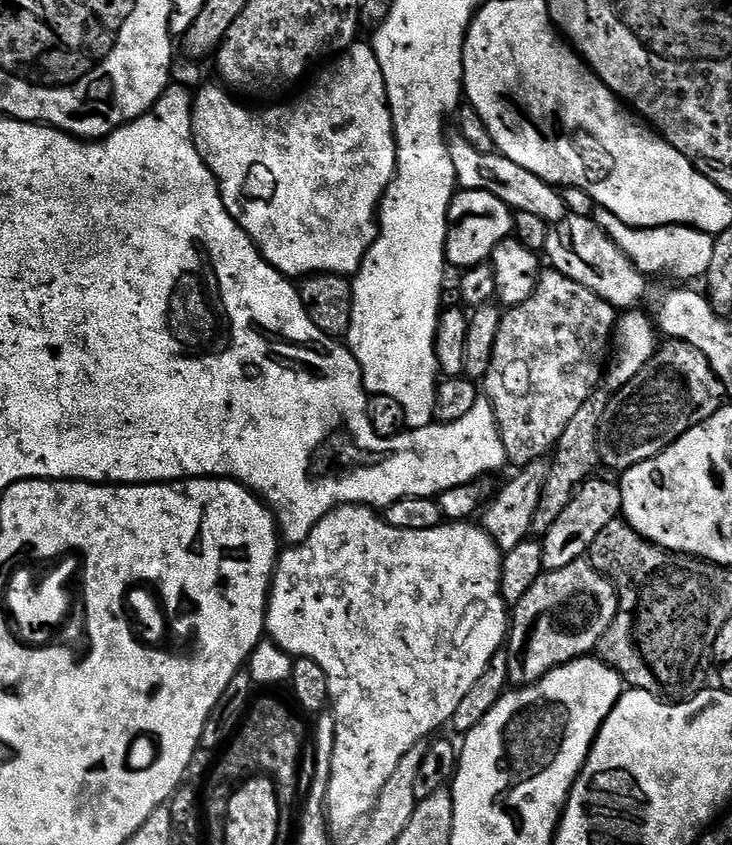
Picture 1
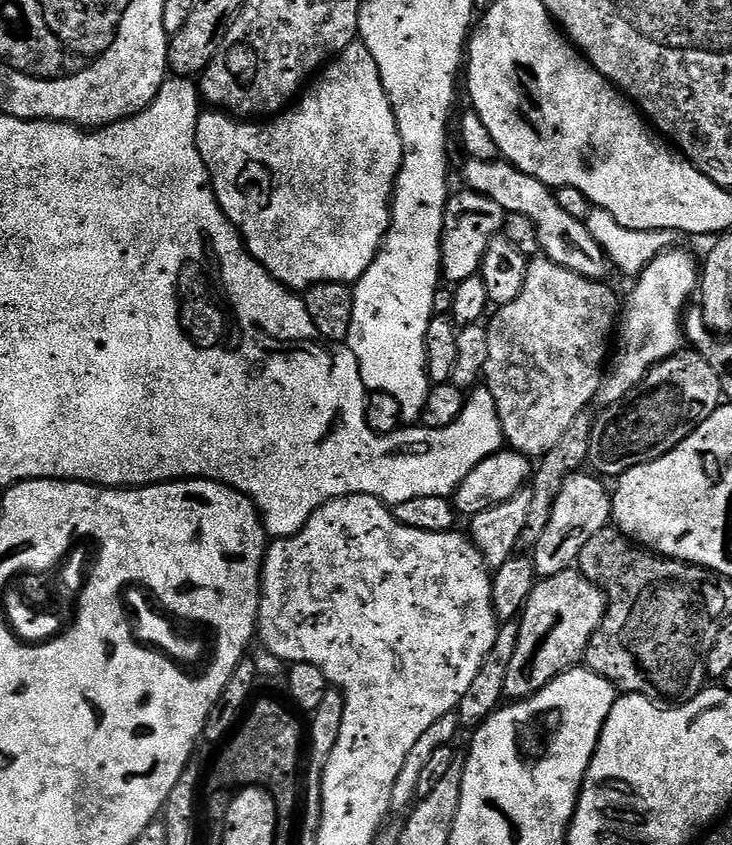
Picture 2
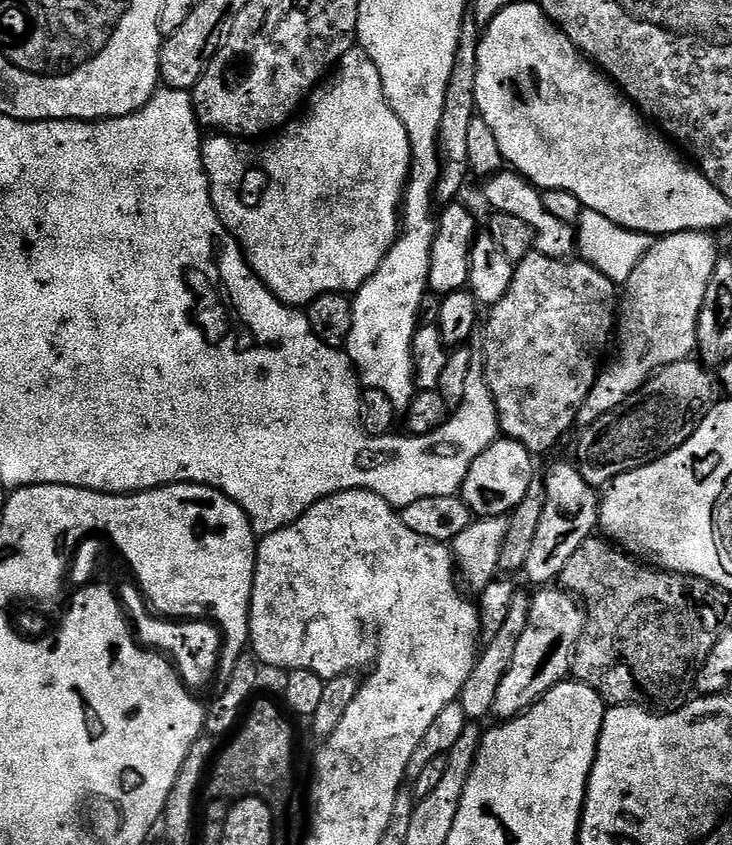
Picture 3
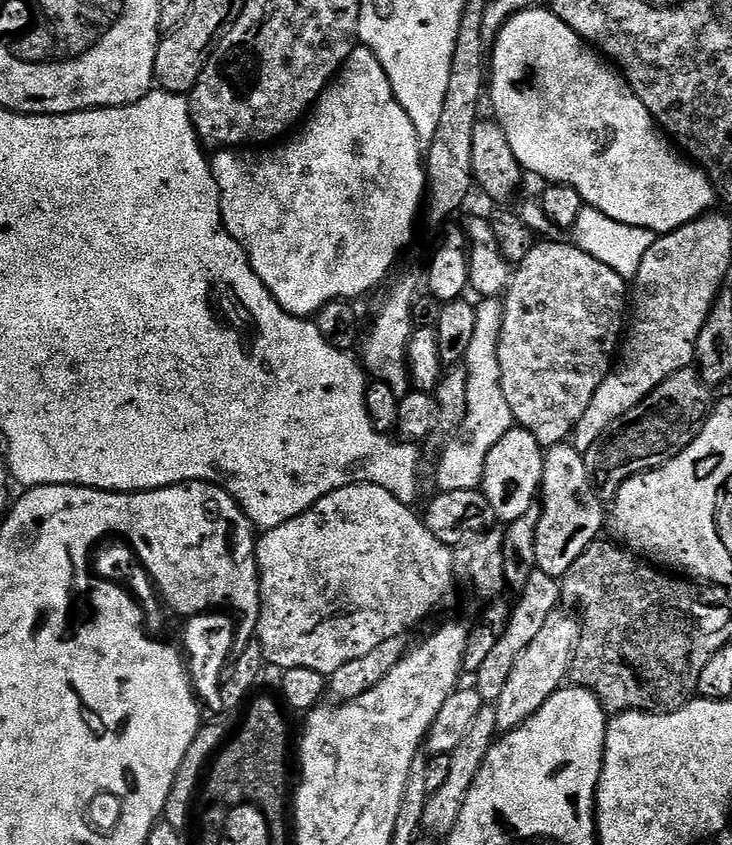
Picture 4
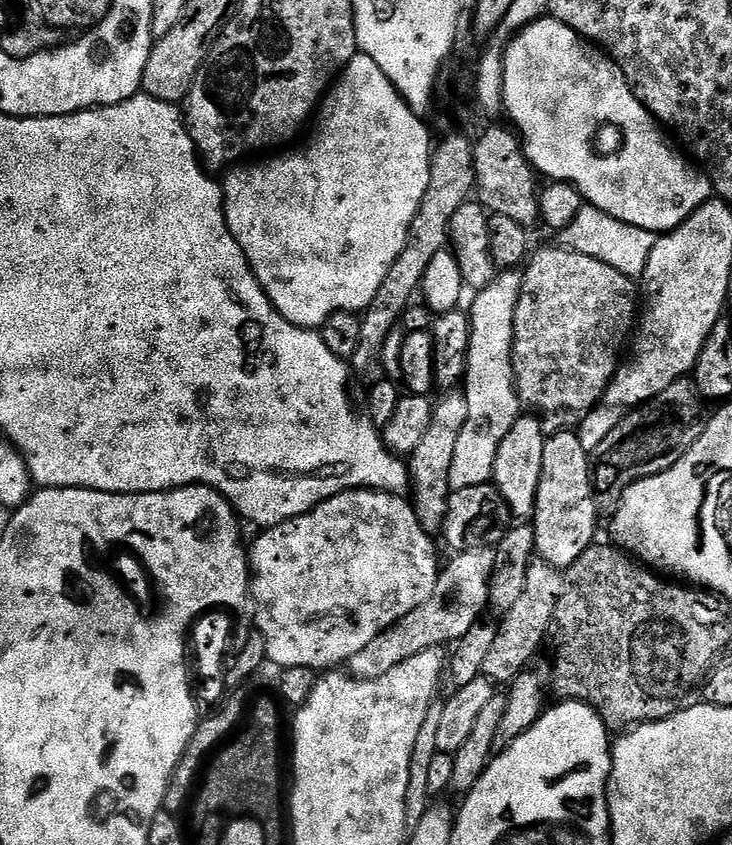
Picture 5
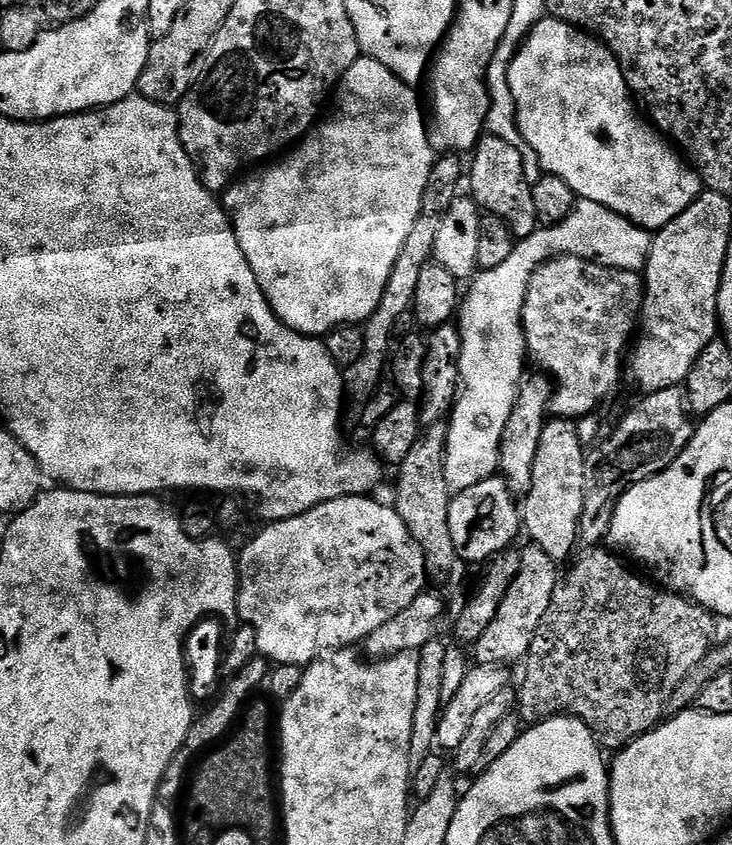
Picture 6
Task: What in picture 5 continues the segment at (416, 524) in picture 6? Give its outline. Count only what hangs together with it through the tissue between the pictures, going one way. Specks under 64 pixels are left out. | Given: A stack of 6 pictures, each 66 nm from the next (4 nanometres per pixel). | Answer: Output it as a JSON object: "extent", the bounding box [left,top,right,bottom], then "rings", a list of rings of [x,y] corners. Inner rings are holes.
{"extent":[406,387,466,534],"rings":[[[459,387],[447,389],[444,396],[432,405],[430,427],[420,439],[417,448],[406,457],[410,503],[417,520],[429,534],[436,534],[444,527],[444,514],[448,509],[448,471],[454,460],[454,446],[458,446],[458,434],[466,422],[466,394]]]}

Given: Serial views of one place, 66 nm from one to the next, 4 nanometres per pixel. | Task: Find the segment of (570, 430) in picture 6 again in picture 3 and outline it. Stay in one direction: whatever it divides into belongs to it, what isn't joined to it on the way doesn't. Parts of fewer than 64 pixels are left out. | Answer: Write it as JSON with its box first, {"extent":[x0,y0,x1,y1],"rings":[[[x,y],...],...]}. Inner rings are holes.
{"extent":[523,464,600,586],"rings":[[[556,464],[542,480],[544,485],[544,509],[542,522],[538,522],[538,534],[530,546],[530,558],[526,558],[523,575],[528,575],[536,586],[548,586],[559,581],[566,562],[574,550],[582,546],[597,531],[600,522],[600,501],[597,489],[590,487],[582,478],[579,467],[572,464]]]}

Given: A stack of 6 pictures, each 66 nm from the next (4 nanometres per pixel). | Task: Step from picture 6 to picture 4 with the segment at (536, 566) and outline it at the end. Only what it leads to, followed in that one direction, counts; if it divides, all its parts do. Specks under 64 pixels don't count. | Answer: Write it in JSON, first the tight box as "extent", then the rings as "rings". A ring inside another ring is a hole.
{"extent":[474,570,561,702],"rings":[[[533,570],[519,593],[520,601],[511,609],[504,632],[498,638],[494,650],[487,656],[486,662],[474,674],[474,687],[480,694],[481,701],[494,702],[498,694],[502,694],[502,686],[506,686],[506,678],[510,678],[510,670],[514,670],[514,662],[518,662],[518,654],[534,640],[534,634],[542,628],[542,622],[561,603],[560,586],[553,577],[545,572]]]}

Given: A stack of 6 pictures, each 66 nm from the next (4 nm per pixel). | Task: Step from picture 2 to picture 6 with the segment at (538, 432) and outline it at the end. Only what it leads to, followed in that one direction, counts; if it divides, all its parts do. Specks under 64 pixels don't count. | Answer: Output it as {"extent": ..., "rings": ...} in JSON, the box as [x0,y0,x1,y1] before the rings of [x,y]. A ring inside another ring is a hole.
{"extent":[524,256,644,421],"rings":[[[556,256],[536,271],[524,303],[524,342],[531,363],[533,360],[554,385],[550,405],[553,417],[579,421],[593,415],[597,411],[595,408],[615,390],[643,306],[644,277],[640,272],[602,266],[581,256]]]}

